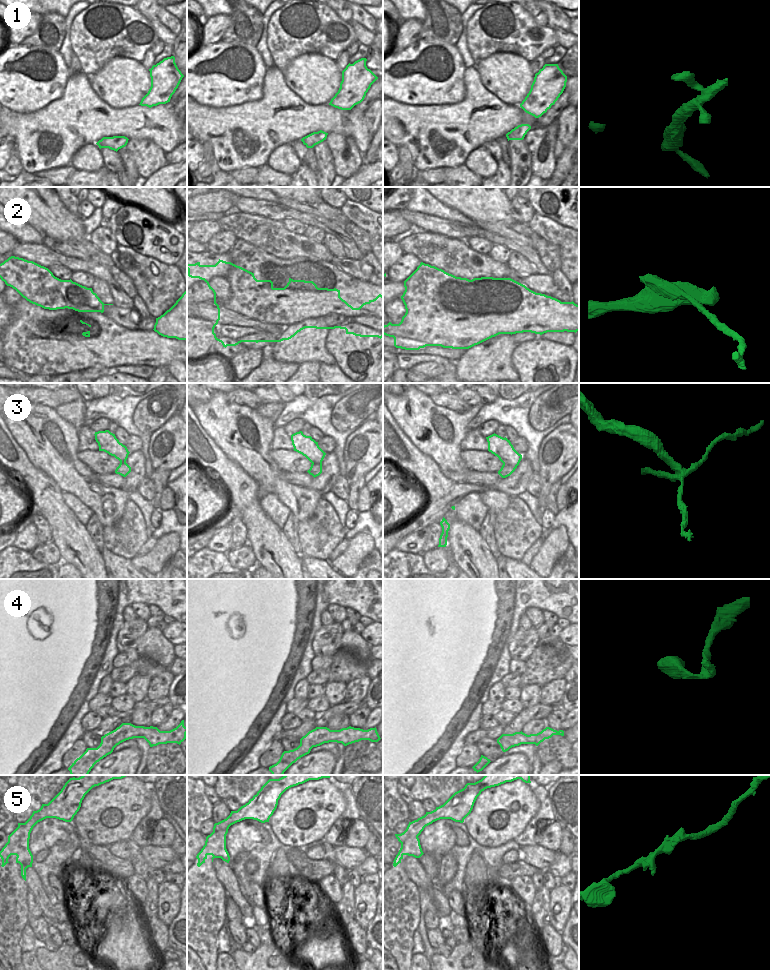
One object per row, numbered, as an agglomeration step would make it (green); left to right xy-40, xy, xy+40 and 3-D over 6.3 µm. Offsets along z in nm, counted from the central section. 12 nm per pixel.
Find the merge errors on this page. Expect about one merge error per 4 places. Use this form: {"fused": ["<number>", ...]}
{"fused": ["2", "3"]}

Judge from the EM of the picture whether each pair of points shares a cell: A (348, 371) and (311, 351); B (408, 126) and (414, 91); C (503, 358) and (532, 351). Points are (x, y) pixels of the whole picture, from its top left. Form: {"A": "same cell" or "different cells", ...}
{"A": "different cells", "B": "different cells", "C": "different cells"}

